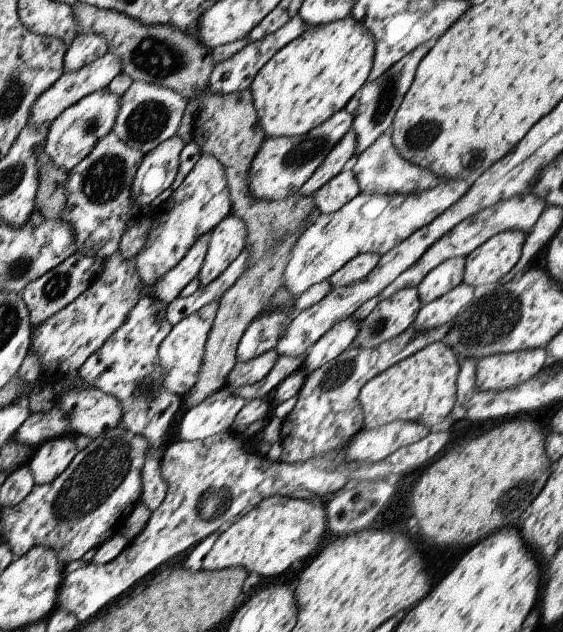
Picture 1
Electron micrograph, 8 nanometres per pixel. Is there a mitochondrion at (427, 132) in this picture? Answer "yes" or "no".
yes

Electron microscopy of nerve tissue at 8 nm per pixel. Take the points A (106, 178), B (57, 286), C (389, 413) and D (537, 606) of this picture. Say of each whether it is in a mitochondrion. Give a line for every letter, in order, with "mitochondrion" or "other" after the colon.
A: mitochondrion
B: mitochondrion
C: other
D: other

